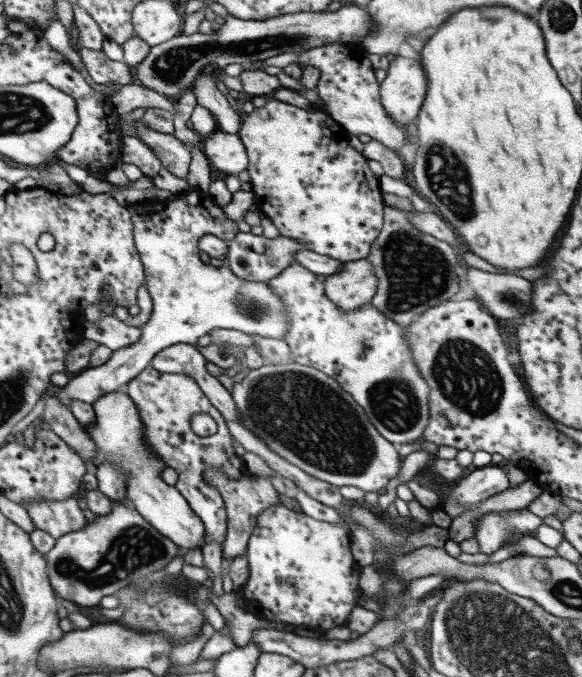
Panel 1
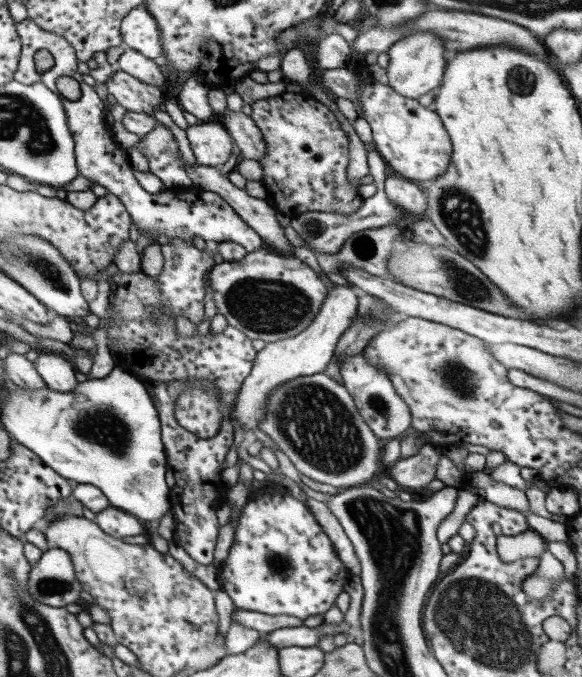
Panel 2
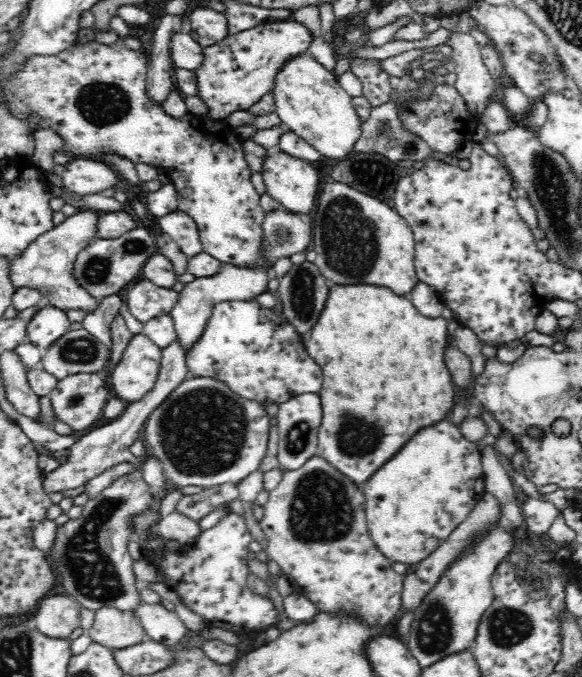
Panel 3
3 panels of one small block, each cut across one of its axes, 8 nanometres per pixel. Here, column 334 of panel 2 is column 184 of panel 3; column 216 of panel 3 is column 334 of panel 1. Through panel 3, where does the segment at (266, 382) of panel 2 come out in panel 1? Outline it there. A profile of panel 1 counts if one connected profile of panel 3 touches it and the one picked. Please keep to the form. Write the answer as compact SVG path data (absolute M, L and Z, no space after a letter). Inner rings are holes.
M367 259L343 261L338 271L322 282L327 300L337 310L351 311L371 301L377 288L377 277Z

